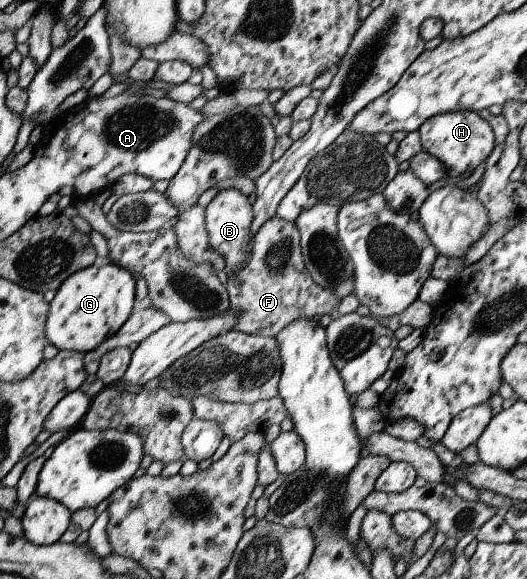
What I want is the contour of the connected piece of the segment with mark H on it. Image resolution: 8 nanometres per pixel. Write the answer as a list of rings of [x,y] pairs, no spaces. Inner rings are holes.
[[[451,111],[450,113],[438,114],[423,122],[418,131],[422,142],[422,150],[437,157],[446,167],[448,171],[447,182],[450,179],[461,176],[461,174],[465,174],[468,170],[474,171],[481,162],[485,162],[488,159],[488,156],[497,146],[491,125],[481,118],[480,113],[475,111]]]

